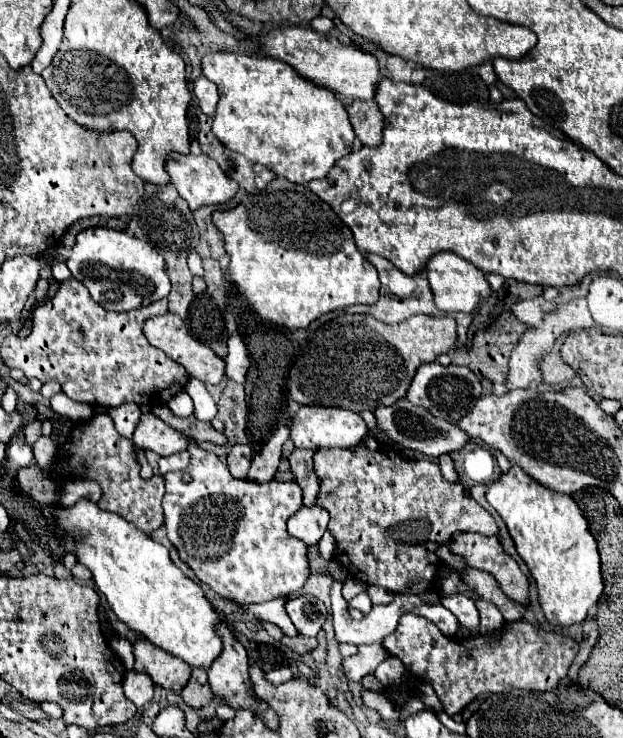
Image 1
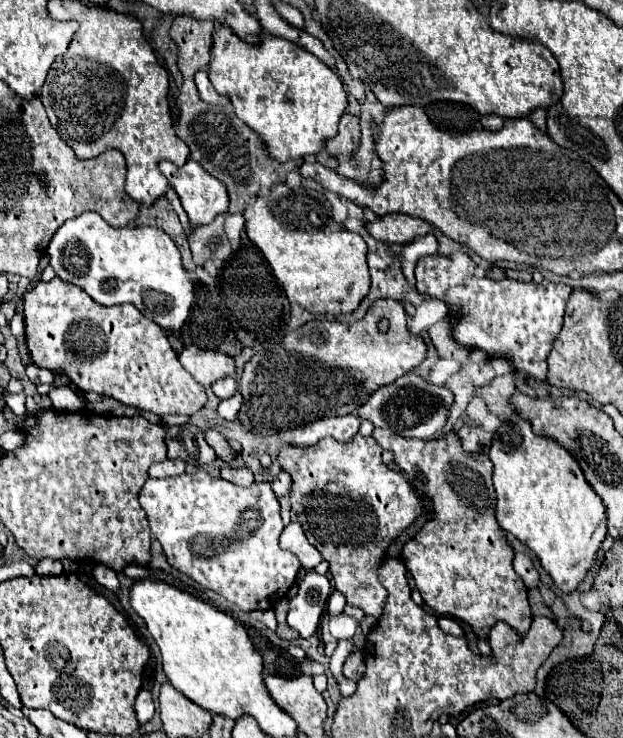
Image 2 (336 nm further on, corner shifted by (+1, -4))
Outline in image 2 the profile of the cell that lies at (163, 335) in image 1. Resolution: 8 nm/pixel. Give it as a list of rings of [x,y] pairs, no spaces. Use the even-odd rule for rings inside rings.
[[[189,344],[179,356],[183,368],[205,388],[213,382],[235,376],[235,360],[227,354],[215,350],[201,350],[195,344]]]

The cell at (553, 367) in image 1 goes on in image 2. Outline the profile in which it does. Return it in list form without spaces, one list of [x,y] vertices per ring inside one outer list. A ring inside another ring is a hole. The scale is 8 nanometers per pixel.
[[[513,374],[497,376],[487,386],[475,390],[475,394],[479,398],[483,398],[485,404],[489,406],[489,410],[503,422],[495,430],[491,450],[489,450],[489,458],[493,462],[493,484],[495,484],[495,492],[497,492],[497,518],[505,532],[511,532],[517,540],[527,544],[537,554],[543,568],[551,574],[553,582],[563,592],[573,592],[579,586],[579,582],[585,578],[589,568],[595,564],[597,552],[601,550],[601,542],[607,536],[605,504],[603,504],[603,500],[599,500],[595,490],[589,486],[579,462],[571,456],[571,452],[565,450],[553,438],[533,434],[531,424],[513,410],[509,400],[515,392],[527,394],[529,398],[537,397],[535,390],[531,386],[527,386],[525,380],[517,382]]]

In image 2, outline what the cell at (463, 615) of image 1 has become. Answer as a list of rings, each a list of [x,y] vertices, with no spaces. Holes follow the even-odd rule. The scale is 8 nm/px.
[[[375,428],[371,434],[377,444],[383,450],[391,450],[395,456],[395,462],[399,468],[407,474],[411,480],[411,486],[417,490],[417,494],[423,494],[429,504],[429,522],[423,524],[423,528],[403,544],[403,564],[411,572],[417,590],[421,592],[425,604],[433,608],[437,614],[445,614],[457,620],[467,622],[477,638],[487,640],[489,630],[501,620],[509,624],[513,630],[517,630],[519,636],[523,636],[531,626],[531,610],[527,600],[527,588],[523,580],[513,570],[513,556],[515,550],[505,538],[503,528],[499,526],[495,518],[495,490],[491,482],[493,464],[489,456],[485,454],[469,454],[463,450],[461,440],[455,432],[449,432],[445,438],[437,440],[417,440],[417,438],[405,438],[385,428]]]

